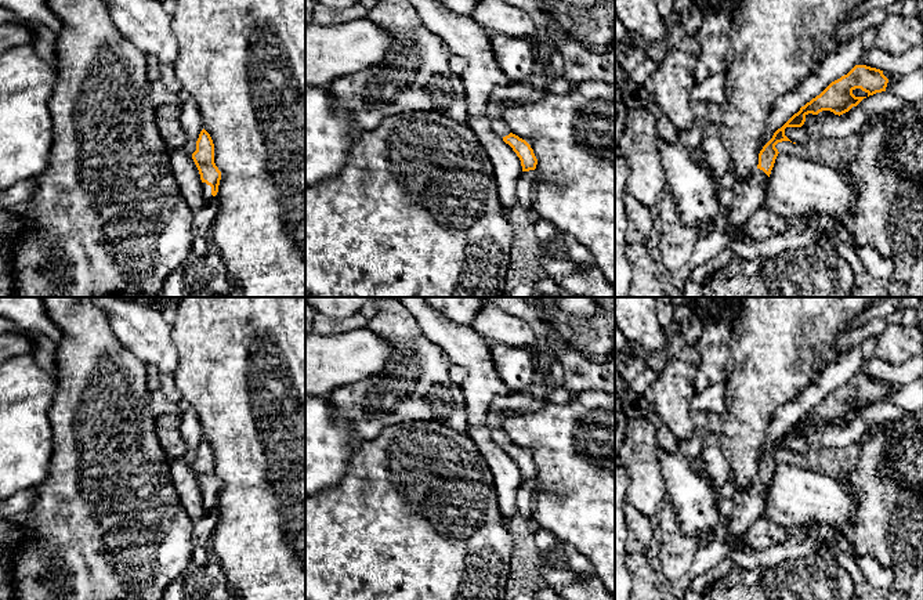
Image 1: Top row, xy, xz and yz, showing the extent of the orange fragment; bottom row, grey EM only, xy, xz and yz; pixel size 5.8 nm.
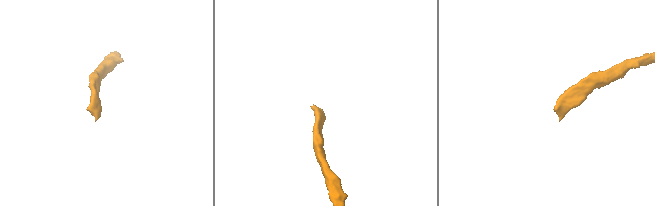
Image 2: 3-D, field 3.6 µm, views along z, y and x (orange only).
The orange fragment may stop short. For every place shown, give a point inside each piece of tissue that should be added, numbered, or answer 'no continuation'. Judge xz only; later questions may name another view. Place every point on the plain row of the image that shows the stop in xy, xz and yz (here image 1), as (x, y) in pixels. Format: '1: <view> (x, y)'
1: xz (496, 432)

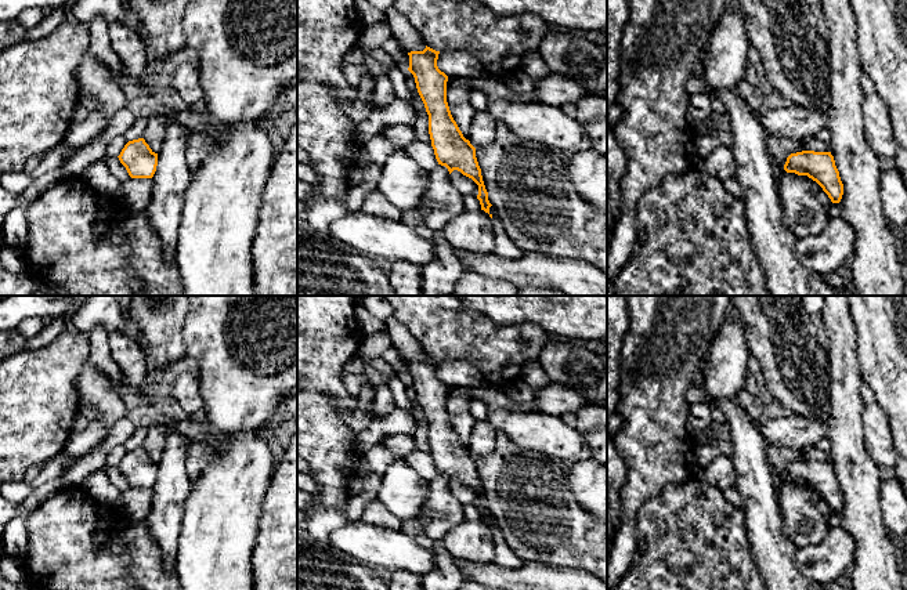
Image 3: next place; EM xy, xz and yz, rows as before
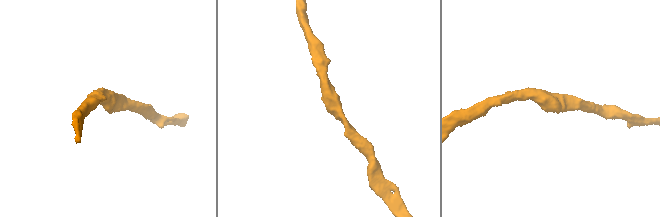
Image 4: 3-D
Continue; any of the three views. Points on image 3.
no continuation

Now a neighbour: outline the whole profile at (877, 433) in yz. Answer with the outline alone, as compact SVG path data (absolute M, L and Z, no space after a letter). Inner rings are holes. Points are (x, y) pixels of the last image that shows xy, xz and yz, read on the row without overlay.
M877 402L866 405L861 421L867 452L874 463L878 467L885 466L893 468L897 461L897 455L893 448L889 419L882 408Z

